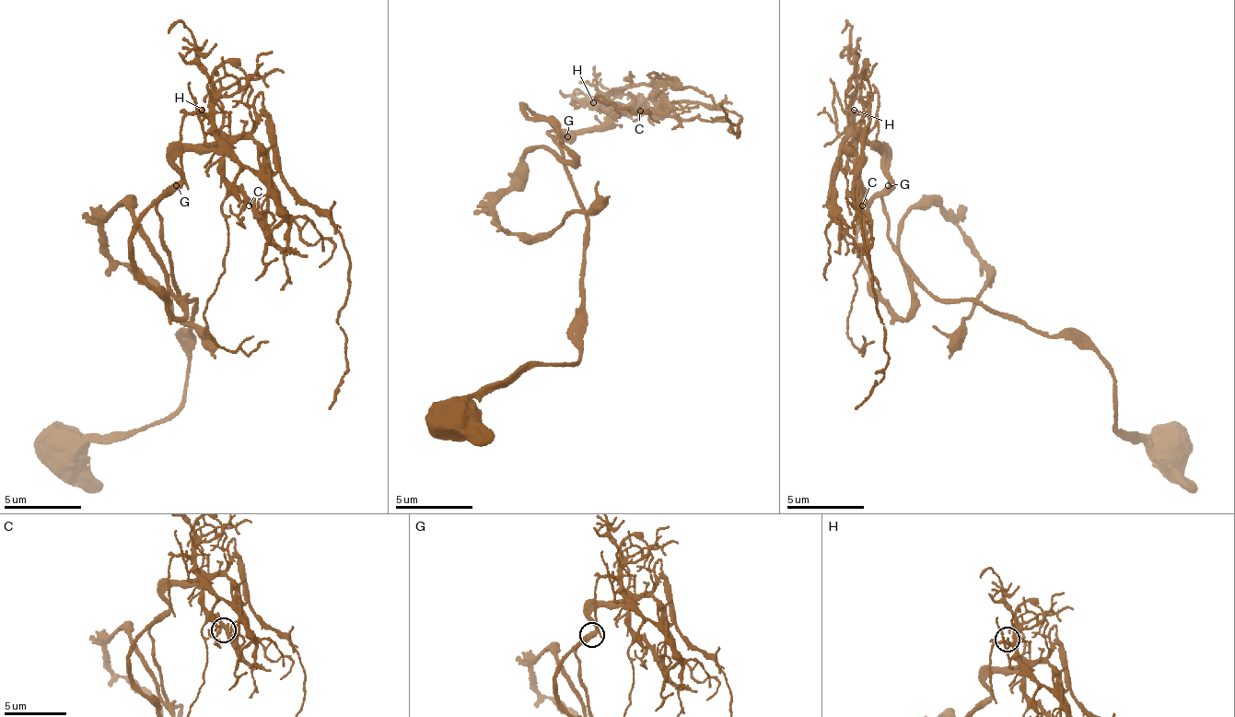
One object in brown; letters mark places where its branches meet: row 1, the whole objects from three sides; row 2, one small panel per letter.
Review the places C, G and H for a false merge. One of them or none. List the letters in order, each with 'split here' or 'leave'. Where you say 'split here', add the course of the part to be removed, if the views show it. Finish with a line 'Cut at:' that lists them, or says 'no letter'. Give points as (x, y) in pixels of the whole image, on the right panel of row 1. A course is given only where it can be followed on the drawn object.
C: leave
G: leave
H: leave
Cut at: no letter

